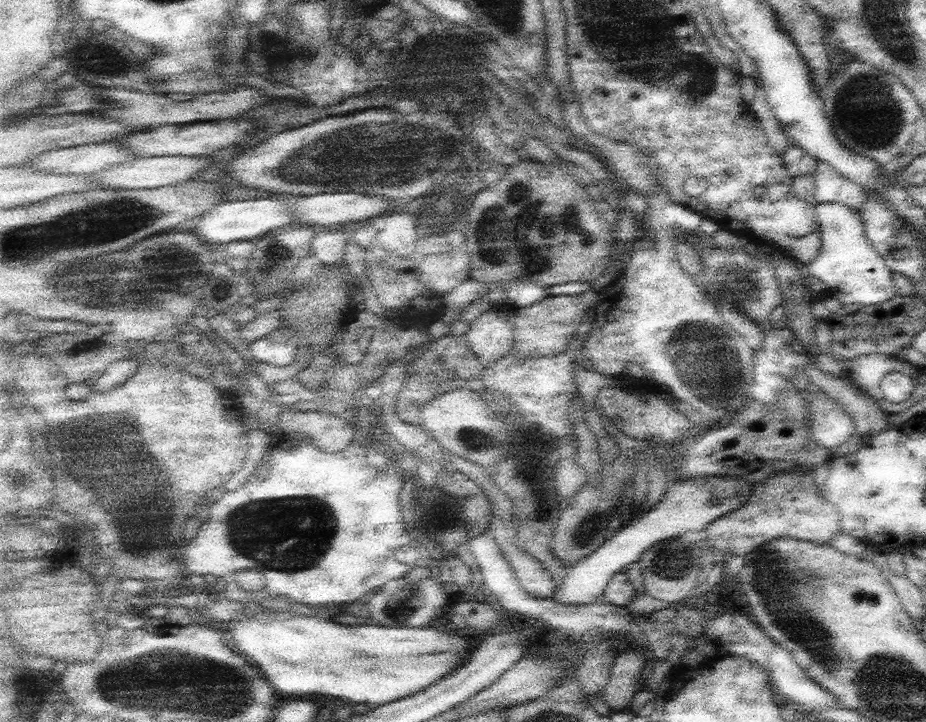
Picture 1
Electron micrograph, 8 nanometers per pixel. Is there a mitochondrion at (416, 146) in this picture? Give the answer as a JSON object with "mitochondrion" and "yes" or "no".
{"mitochondrion":"yes"}

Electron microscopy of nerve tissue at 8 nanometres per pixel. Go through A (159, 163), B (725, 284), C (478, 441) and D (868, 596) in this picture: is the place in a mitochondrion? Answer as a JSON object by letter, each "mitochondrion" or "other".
{"A":"other","B":"mitochondrion","C":"mitochondrion","D":"mitochondrion"}

